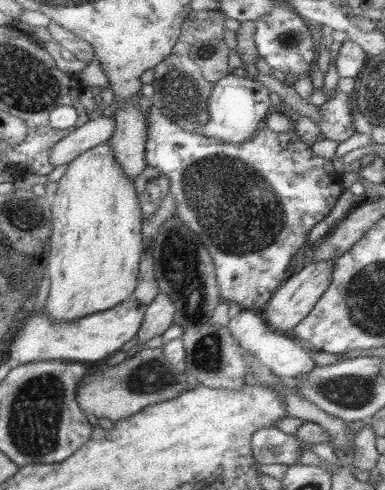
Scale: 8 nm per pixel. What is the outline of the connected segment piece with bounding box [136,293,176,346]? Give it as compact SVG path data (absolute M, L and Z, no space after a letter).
M158 293L156 298L147 305L137 334L136 345L143 346L152 338L162 336L165 330L175 323L175 312L174 301L167 294Z

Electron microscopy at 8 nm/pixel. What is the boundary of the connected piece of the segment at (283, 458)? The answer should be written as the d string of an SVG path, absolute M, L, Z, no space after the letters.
M268 427L254 432L251 436L251 447L254 458L260 464L287 464L297 462L299 454L304 450L294 435L286 434L278 427Z

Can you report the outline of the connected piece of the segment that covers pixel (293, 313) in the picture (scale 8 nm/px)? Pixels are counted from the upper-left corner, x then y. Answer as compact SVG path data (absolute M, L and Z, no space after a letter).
M335 259L306 264L301 272L292 273L266 305L267 324L278 332L292 332L293 328L314 308L330 285Z

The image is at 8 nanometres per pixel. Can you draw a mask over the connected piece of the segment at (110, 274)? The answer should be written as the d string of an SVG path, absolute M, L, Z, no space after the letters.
M109 140L93 146L90 150L83 152L79 157L71 160L68 163L65 174L58 181L58 186L58 190L51 198L53 219L52 235L50 235L51 238L48 240L50 248L48 248L48 256L42 258L43 273L48 276L51 288L44 310L53 318L53 321L75 321L94 314L95 312L108 310L110 307L120 304L123 300L131 298L131 294L134 292L134 289L136 289L137 280L139 278L139 265L146 252L141 232L141 227L143 226L142 210L140 210L140 200L138 200L138 193L134 180L129 179L129 176L125 174L124 169L121 168L120 163L116 160L115 152Z

